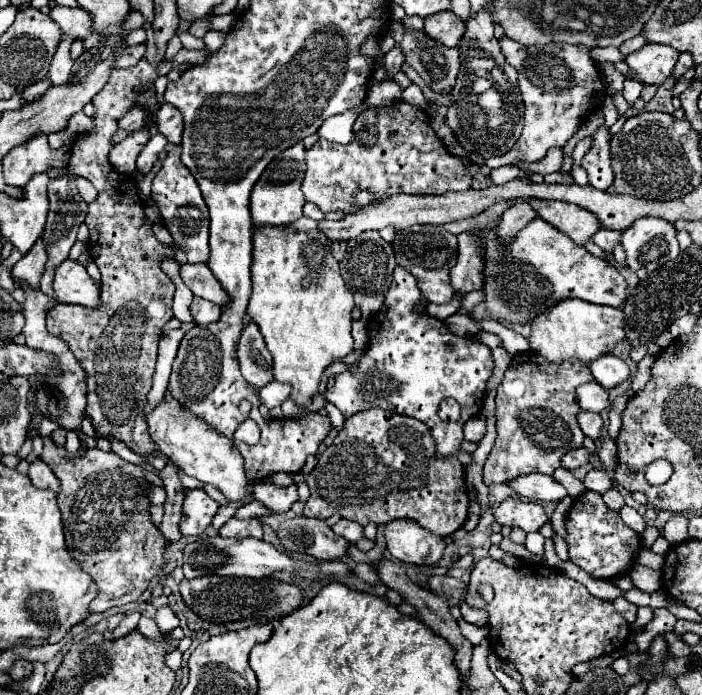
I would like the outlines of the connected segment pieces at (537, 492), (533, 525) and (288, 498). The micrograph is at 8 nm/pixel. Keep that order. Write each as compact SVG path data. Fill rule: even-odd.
M526 474L512 482L508 482L516 494L526 496L530 500L548 500L548 502L560 502L568 496L568 490L546 474Z
M510 496L494 508L494 516L500 524L522 528L524 532L536 532L544 522L548 522L548 516L538 502L524 502L518 496Z
M266 480L254 484L254 496L256 496L256 500L260 500L264 506L268 506L270 510L274 510L278 514L288 512L290 506L298 500L294 484L276 486L276 484L266 482Z

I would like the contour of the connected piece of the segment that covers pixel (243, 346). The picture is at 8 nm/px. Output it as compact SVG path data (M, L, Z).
M248 322L246 328L242 330L242 338L238 344L238 360L240 360L242 376L252 386L262 388L274 380L270 352L254 322Z

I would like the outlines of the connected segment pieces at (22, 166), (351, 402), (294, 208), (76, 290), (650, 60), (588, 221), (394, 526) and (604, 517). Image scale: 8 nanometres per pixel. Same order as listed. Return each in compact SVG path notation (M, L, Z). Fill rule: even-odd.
M34 134L22 146L14 146L2 160L8 186L24 186L32 174L46 172L50 166L66 166L70 150L50 150L46 134Z
M396 266L384 306L370 320L366 354L358 364L336 376L334 388L326 390L326 400L330 400L346 418L368 408L384 408L418 418L430 428L438 454L450 456L460 450L464 440L464 422L480 412L486 382L492 376L494 364L486 344L474 338L458 338L448 330L448 326L444 326L442 320L436 320L426 312L414 312L414 304L420 300L422 294L414 276ZM448 342L454 350L446 350ZM442 398L454 398L462 406L462 414L456 422L442 422L438 418L436 410Z
M302 142L284 150L270 162L270 166L266 166L266 170L262 172L260 180L256 182L250 194L250 214L256 226L264 226L264 224L288 226L302 216L302 206L306 200L300 190L300 184L302 184L304 172L306 172L306 166L304 166L304 144Z
M64 260L54 270L54 296L58 302L64 304L80 304L80 306L100 304L98 288L78 260Z
M644 44L640 50L626 56L626 64L636 74L636 80L644 84L660 84L664 82L678 60L678 52L672 46L662 44Z
M530 198L528 202L534 206L540 218L550 222L560 232L564 232L578 246L590 242L592 236L602 228L598 218L590 214L590 210L582 210L580 206L558 200L540 200L540 198Z
M388 522L386 538L392 538L392 556L410 564L438 564L446 542L428 530L422 530L418 522Z
M584 492L574 500L574 506L566 516L566 529L568 559L598 580L610 580L628 574L628 570L632 570L634 566L632 562L642 550L640 534L628 528L618 512L608 510L602 502L602 496L598 496L596 492Z

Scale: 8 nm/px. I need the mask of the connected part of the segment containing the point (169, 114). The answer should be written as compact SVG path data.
M164 102L162 108L156 114L156 120L158 120L158 130L168 138L168 142L180 144L182 130L184 130L184 122L182 122L180 110L170 106L168 102Z

